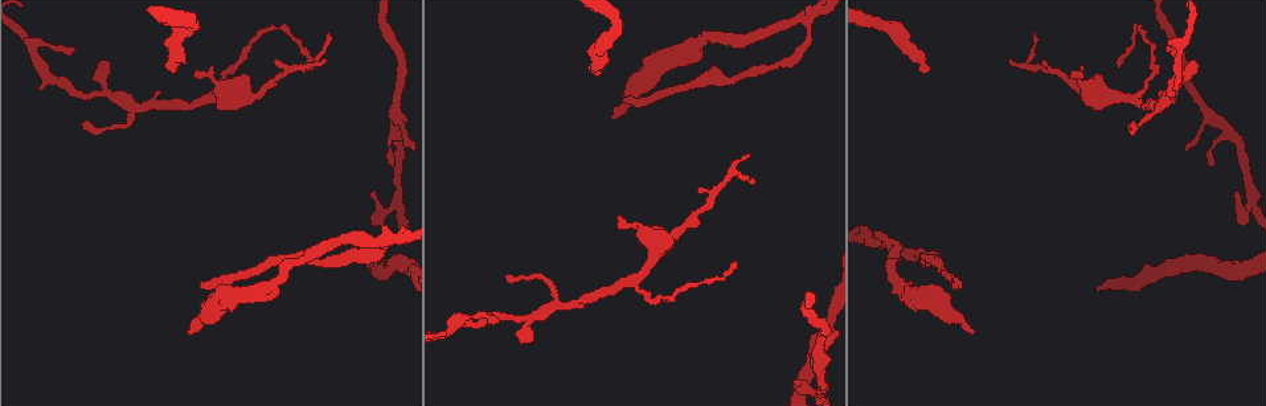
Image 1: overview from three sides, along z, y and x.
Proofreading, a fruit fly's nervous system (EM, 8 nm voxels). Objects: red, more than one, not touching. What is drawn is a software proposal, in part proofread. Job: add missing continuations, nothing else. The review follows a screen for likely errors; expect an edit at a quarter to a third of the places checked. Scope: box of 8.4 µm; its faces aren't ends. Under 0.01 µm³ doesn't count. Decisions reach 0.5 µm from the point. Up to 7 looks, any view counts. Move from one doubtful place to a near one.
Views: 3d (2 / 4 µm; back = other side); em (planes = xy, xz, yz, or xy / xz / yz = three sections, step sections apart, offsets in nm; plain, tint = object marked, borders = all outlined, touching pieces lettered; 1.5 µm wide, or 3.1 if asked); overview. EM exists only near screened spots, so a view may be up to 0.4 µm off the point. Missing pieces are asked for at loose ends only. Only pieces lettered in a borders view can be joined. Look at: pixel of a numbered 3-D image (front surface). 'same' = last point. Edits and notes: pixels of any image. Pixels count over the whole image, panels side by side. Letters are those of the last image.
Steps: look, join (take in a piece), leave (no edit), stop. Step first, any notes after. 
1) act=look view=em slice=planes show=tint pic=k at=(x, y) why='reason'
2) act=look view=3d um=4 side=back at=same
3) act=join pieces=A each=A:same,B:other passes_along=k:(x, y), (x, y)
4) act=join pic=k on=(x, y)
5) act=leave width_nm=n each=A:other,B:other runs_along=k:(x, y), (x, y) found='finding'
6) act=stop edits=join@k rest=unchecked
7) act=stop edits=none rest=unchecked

act=look view=em slice=yz step=4 show=tint pic=1 at=(952, 282) why='thin end'

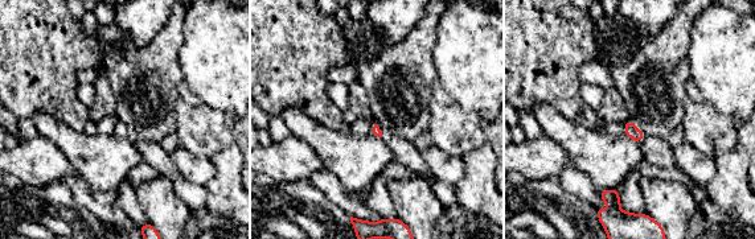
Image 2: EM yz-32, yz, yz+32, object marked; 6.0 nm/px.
act=look view=em slice=planes show=borders at=same

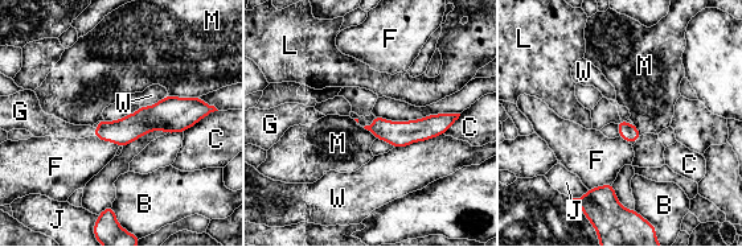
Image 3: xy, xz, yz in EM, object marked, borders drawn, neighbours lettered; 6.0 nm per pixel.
act=join pieces=G each=B:other,C:other,F:other,G:same,J:other,L:other,M:other,W:other passes_along=3:(131, 127), (94, 132), (54, 126) found='it goes on there'

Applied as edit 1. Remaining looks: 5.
act=look view=3d um=4 side=back pic=1 at=(1236, 193) why='thin end'

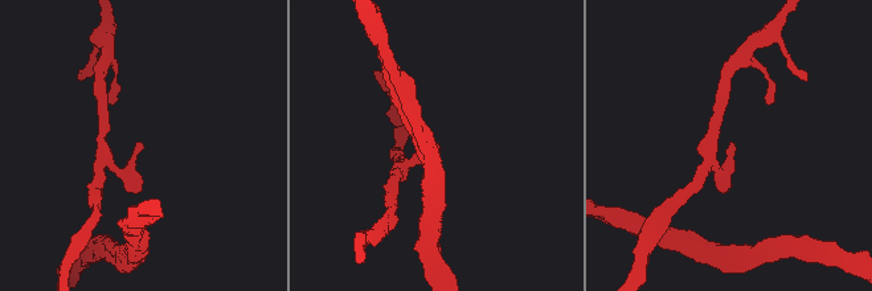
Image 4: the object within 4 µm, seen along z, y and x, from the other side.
act=look view=em slice=planes show=borders pic=4 at=(438, 147) why='now the EM'

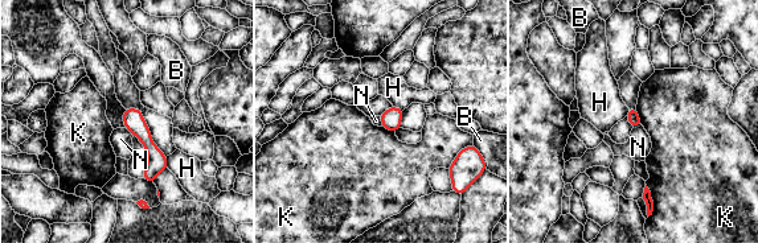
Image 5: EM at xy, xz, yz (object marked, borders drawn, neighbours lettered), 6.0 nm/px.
act=leave width_nm=80 each=B:other,H:other,K:other,N:other border=5:(468, 144), (447, 168) found='none of them fits'

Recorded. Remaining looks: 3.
act=look view=3d um=4 pic=1 at=(170, 70) why='an open end'

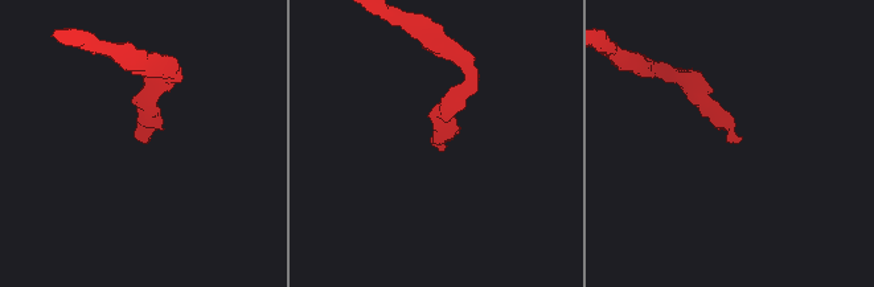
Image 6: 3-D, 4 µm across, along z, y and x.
act=look view=em slice=planes show=borders pic=6 at=(736, 139) why='now the EM'

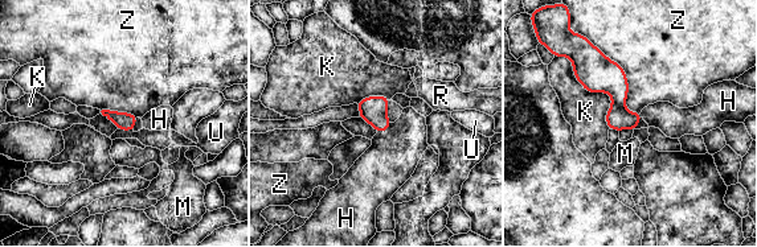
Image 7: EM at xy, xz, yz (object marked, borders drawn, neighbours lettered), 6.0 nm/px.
act=join pieces=H each=H:same,K:other,M:other,R:other,U:other,Z:other passes_along=7:(373, 110), (384, 131), (393, 156) found='it goes on there'

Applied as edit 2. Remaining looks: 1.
act=stop edits=join@3,join@7 rest=unchecked

